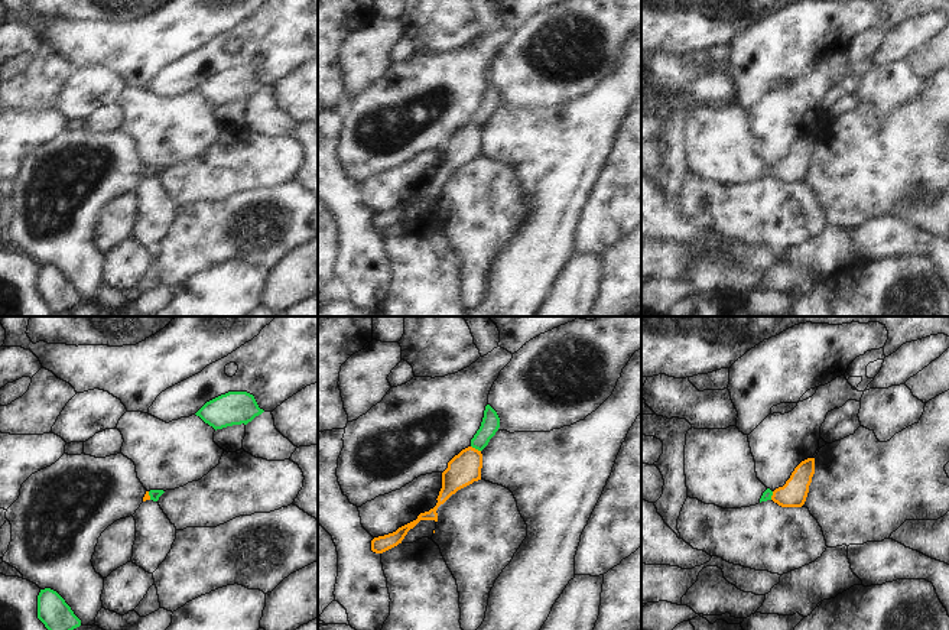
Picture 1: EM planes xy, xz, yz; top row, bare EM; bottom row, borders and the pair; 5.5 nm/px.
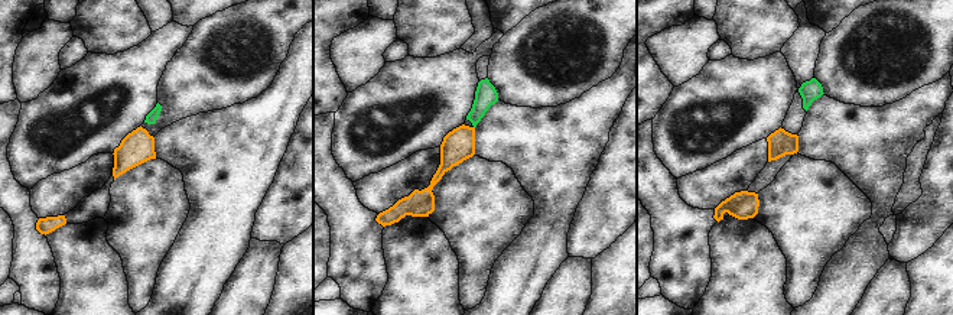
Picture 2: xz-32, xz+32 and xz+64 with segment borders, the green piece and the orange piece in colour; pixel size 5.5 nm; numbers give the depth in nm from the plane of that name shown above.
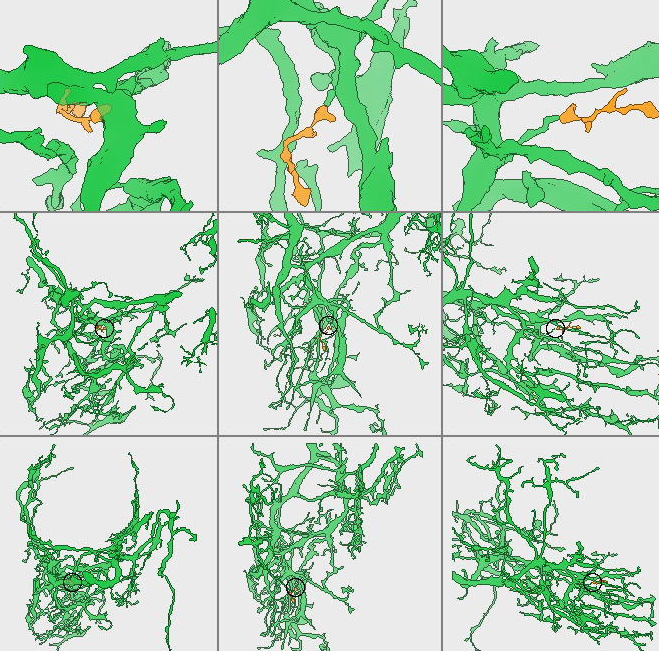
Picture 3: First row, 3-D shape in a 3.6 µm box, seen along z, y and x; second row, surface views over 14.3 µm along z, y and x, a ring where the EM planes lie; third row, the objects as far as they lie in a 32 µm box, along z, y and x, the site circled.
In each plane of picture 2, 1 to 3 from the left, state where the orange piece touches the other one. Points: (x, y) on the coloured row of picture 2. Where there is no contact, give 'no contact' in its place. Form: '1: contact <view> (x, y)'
1: no contact
2: no contact
3: no contact

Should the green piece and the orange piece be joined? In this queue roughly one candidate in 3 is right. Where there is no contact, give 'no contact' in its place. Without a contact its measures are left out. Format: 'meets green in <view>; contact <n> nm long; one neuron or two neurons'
meets green in xz; contact 70 nm long; one neuron

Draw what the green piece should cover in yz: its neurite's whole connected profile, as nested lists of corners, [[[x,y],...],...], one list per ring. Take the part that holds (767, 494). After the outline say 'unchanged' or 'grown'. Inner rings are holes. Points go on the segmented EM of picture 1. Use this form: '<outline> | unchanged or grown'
[[[807,458],[802,461],[794,468],[786,484],[783,487],[776,488],[774,491],[767,488],[763,493],[760,503],[773,500],[781,507],[802,507],[806,501],[813,474],[815,458]]] | grown

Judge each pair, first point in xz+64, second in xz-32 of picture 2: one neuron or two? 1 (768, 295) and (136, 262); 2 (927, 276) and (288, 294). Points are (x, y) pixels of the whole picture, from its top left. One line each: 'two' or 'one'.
1: two
2: one

